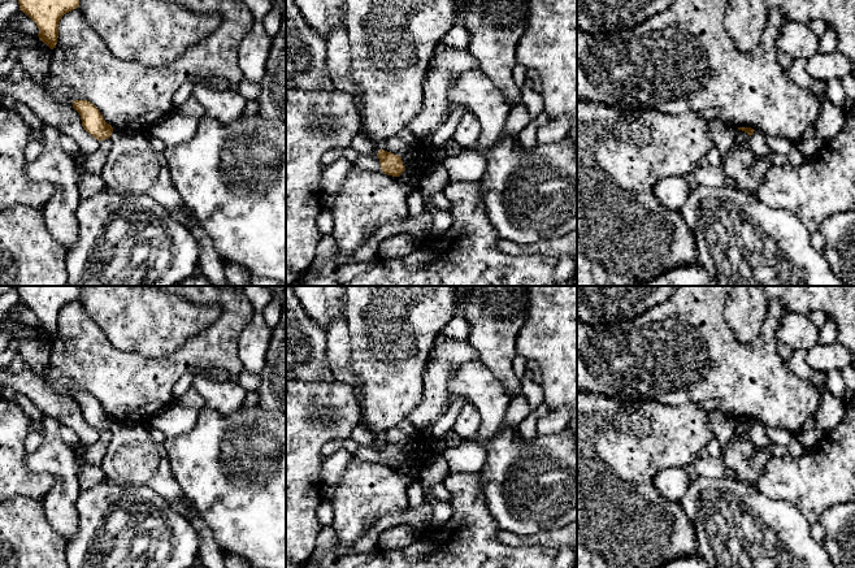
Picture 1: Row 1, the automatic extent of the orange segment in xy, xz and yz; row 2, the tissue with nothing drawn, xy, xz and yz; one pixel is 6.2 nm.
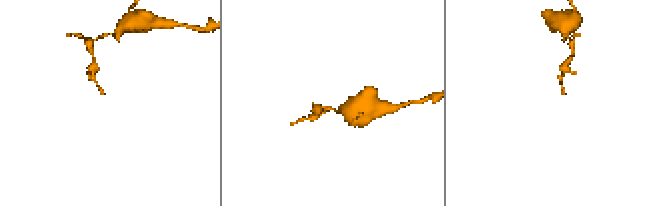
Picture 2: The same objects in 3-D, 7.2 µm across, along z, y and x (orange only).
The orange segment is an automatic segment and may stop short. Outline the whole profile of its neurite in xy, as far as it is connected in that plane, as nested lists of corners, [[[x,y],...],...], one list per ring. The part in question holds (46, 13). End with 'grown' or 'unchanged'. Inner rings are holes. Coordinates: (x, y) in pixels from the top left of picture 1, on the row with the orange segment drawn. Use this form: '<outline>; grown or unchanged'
[[[18,0],[19,10],[39,29],[39,39],[51,49],[57,44],[58,23],[64,14],[77,9],[79,0]]]; unchanged

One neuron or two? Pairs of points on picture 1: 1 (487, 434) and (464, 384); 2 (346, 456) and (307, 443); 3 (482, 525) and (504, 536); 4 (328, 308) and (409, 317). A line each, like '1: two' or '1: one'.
1: one
2: two
3: two
4: two

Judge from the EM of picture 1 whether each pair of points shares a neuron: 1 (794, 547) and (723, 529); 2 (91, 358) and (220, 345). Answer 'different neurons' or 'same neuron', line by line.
1: same neuron
2: same neuron

